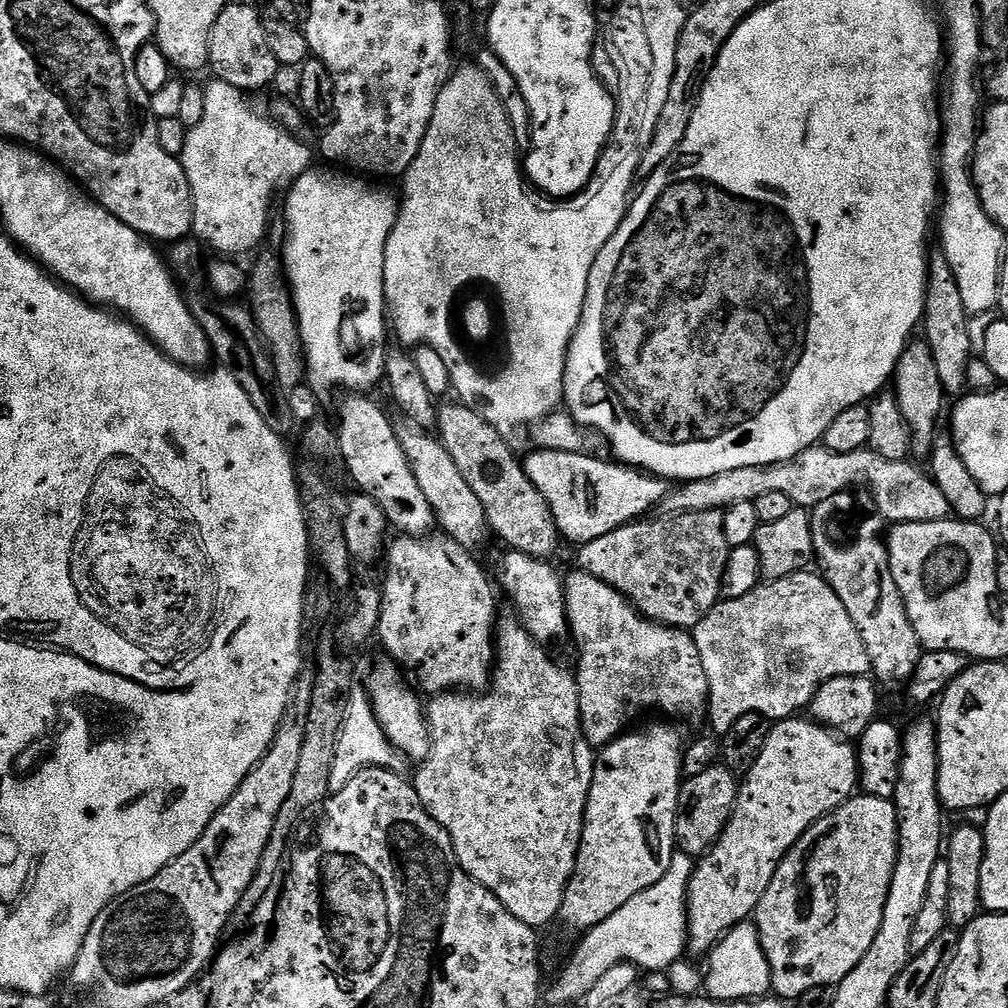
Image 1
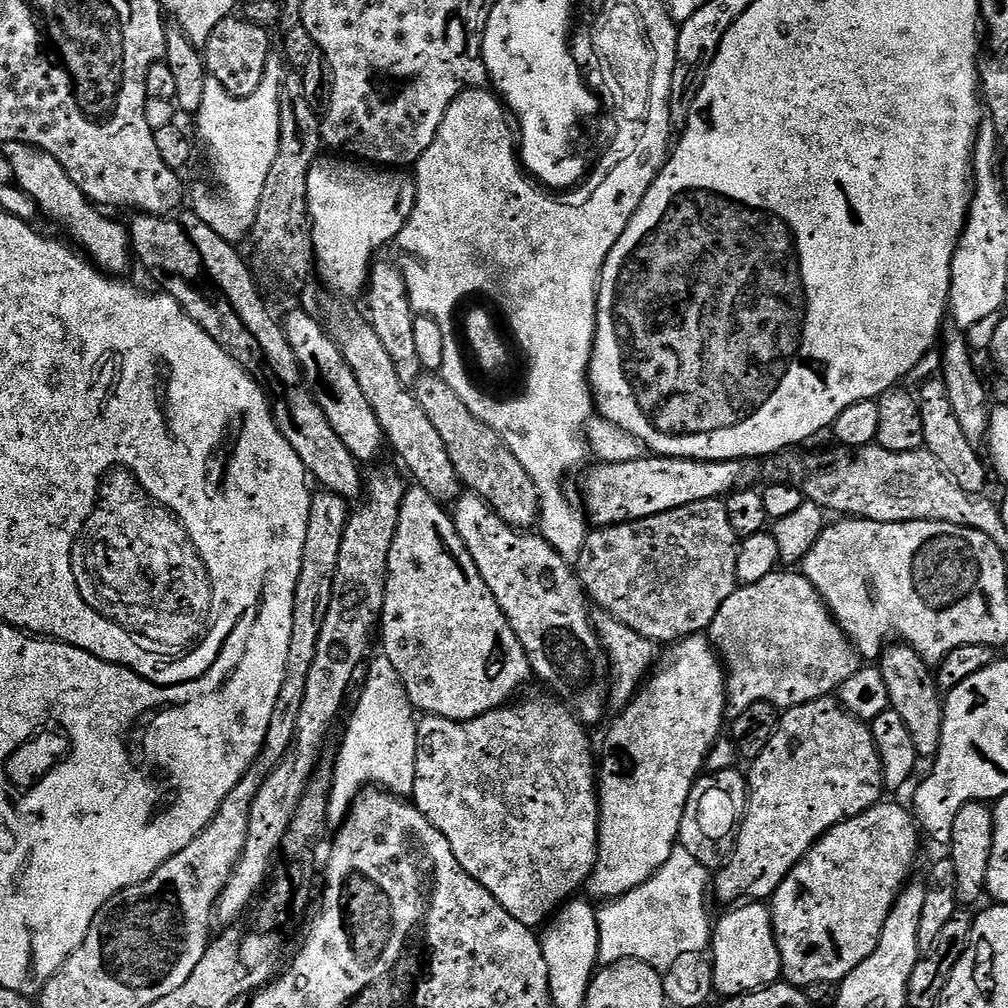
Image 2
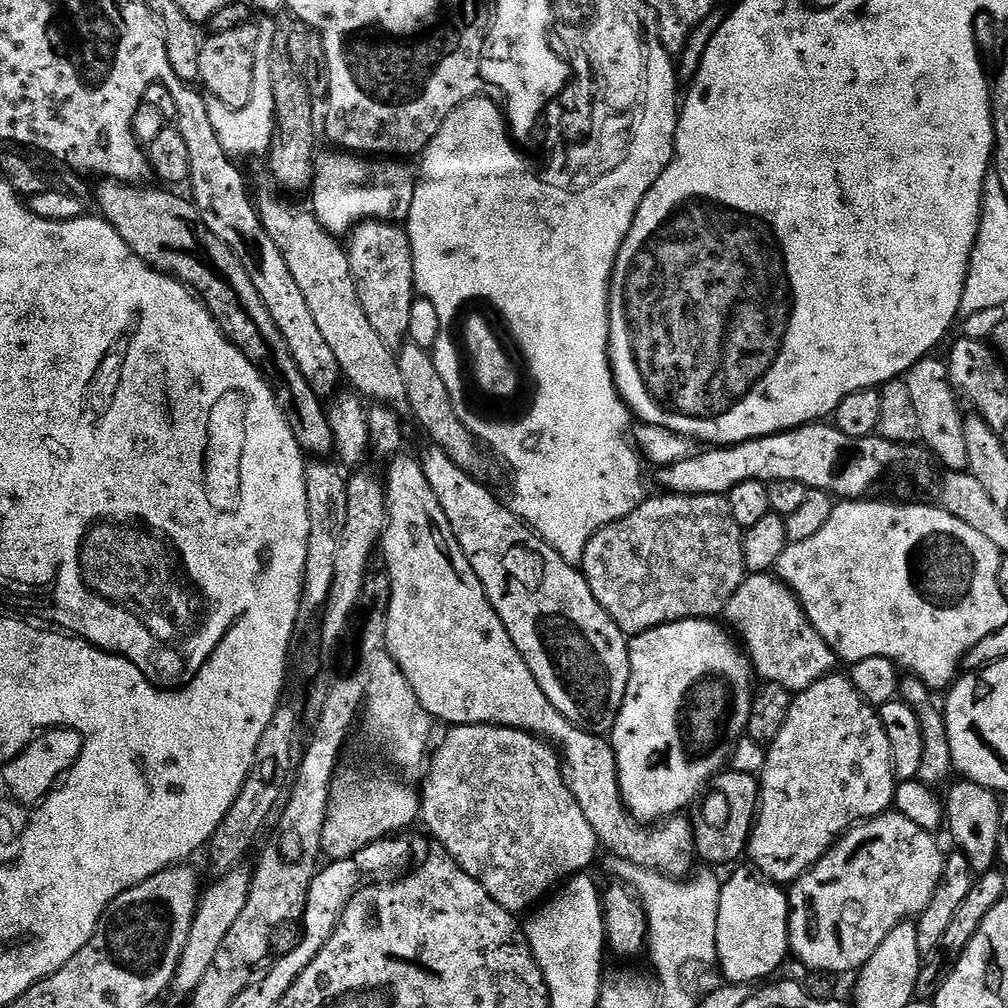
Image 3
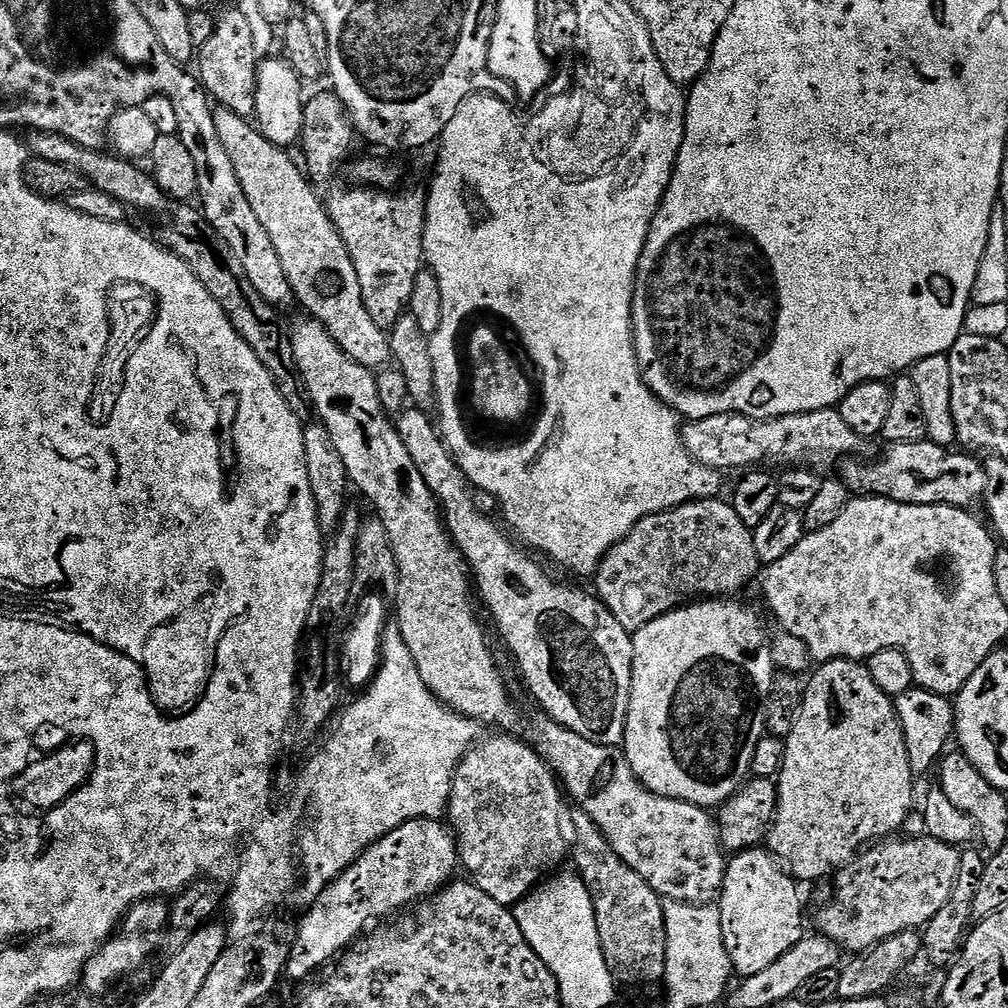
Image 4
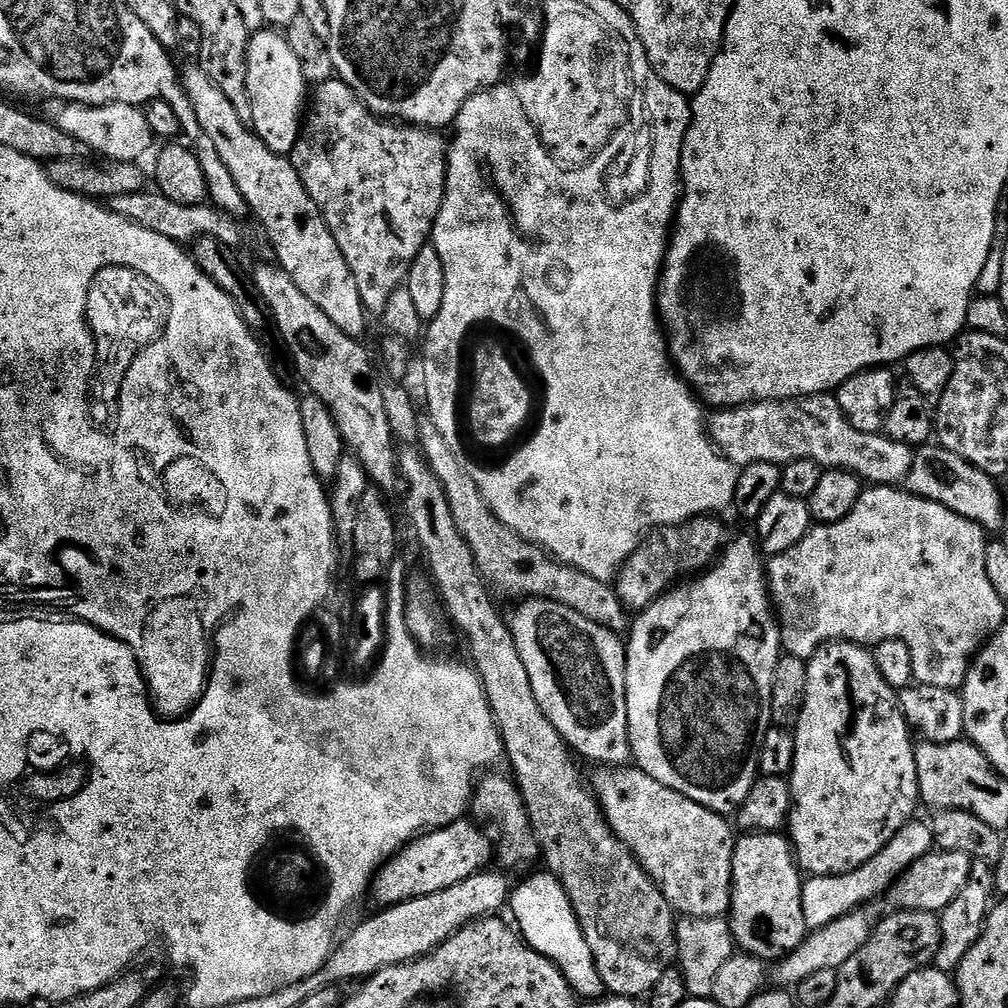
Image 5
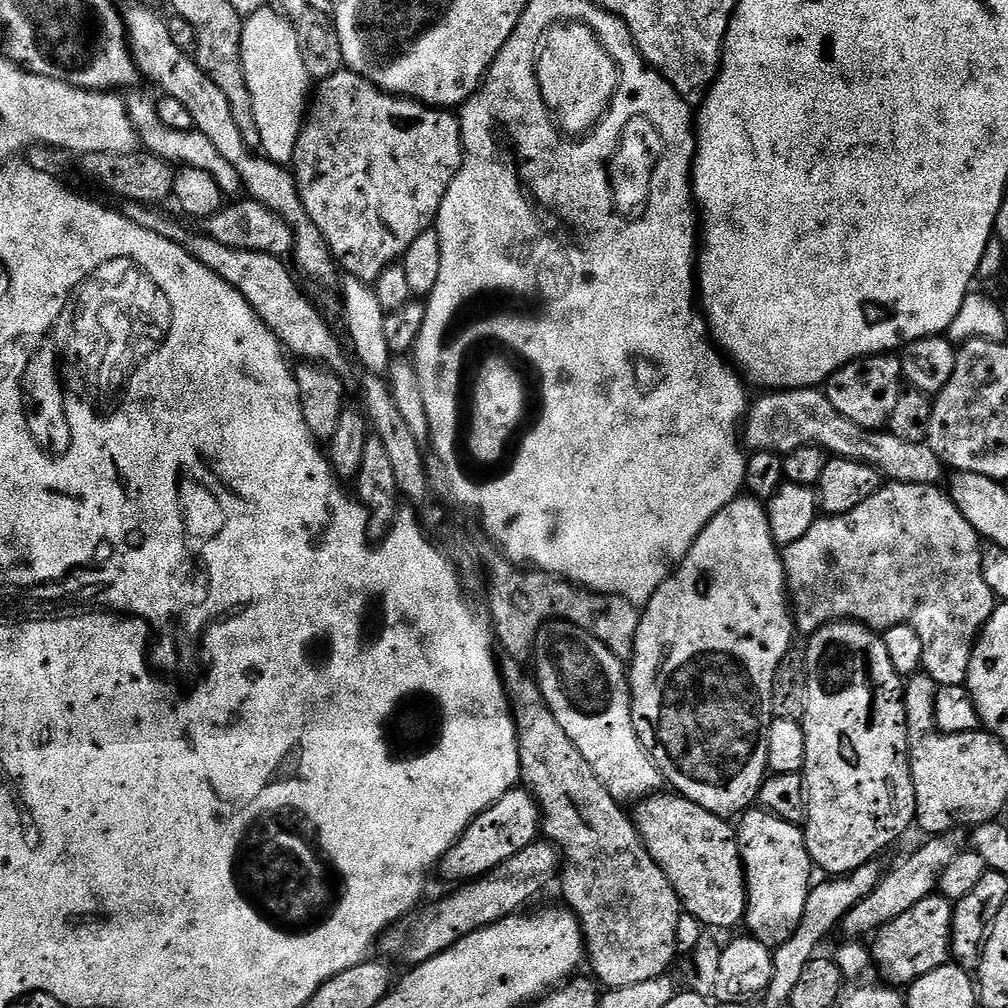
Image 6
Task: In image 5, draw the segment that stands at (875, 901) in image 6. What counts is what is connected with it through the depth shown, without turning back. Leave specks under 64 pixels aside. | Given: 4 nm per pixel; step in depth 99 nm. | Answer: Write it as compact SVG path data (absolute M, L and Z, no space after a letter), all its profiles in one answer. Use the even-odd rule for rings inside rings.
M867 903L863 907L846 913L844 917L835 918L829 925L809 931L805 935L804 941L795 950L775 961L773 968L776 969L773 972L771 969L771 979L773 976L776 979L773 981L779 987L792 990L795 989L798 982L802 982L802 978L815 974L817 970L840 969L853 954L858 954L858 950L862 950L862 946L866 946L870 934L876 929L876 925L880 923L882 912L879 912L875 908L876 906L875 903Z

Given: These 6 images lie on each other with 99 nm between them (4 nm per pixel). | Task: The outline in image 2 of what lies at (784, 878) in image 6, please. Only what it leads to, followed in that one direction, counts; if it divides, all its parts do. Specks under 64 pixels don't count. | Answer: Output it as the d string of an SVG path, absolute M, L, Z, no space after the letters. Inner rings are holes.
M744 902L725 912L728 913L720 921L717 919L711 929L710 961L715 995L720 995L720 998L741 996L777 983L782 973L769 905L764 902Z

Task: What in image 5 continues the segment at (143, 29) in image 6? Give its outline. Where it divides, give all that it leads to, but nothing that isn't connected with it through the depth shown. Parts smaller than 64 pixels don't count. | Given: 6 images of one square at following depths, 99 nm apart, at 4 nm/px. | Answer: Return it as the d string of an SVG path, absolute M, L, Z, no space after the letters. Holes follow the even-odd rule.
M199 66L183 69L184 93L194 106L194 114L198 114L198 126L210 142L218 149L218 158L226 162L226 170L234 178L234 186L242 190L247 211L253 212L260 219L260 224L268 234L268 240L276 251L275 263L279 264L294 286L342 330L342 334L363 337L368 328L369 313L362 306L362 294L358 294L358 282L354 282L354 274L350 274L350 266L346 266L346 258L342 258L342 250L338 250L338 242L334 242L334 234L330 234L330 226L322 218L318 206L314 206L314 198L302 186L298 178L298 170L294 170L291 159L270 150L262 138L256 136L252 128L238 118L238 110L226 99L226 94L210 82L209 76Z

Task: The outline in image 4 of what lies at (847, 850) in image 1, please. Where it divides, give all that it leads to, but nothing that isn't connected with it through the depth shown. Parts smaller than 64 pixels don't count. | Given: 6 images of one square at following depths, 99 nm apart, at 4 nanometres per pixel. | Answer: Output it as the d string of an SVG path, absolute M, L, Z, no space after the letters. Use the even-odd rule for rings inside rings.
M927 834L896 839L900 838L884 838L865 847L845 868L835 873L836 893L832 896L832 904L826 905L817 914L816 924L820 927L817 928L819 935L830 938L845 953L859 954L894 934L923 929L930 918L946 906L950 890L954 890L960 852L953 845L938 842Z

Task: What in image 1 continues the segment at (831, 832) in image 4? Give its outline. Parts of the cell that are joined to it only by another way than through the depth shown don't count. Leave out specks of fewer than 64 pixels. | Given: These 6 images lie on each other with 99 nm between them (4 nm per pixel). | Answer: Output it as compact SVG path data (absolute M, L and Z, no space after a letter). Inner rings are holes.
M789 718L773 723L766 746L758 754L758 762L743 777L736 809L724 827L724 833L710 851L699 857L688 886L688 942L689 953L707 957L717 942L727 936L734 926L745 923L755 913L762 894L770 886L780 863L810 830L814 822L835 813L857 795L860 783L860 758L855 747L835 731L811 718Z

